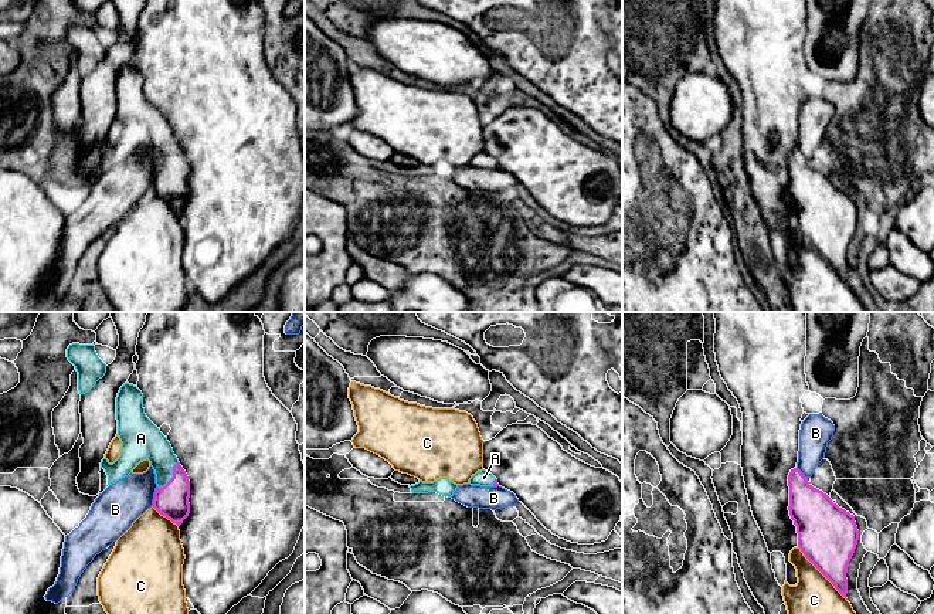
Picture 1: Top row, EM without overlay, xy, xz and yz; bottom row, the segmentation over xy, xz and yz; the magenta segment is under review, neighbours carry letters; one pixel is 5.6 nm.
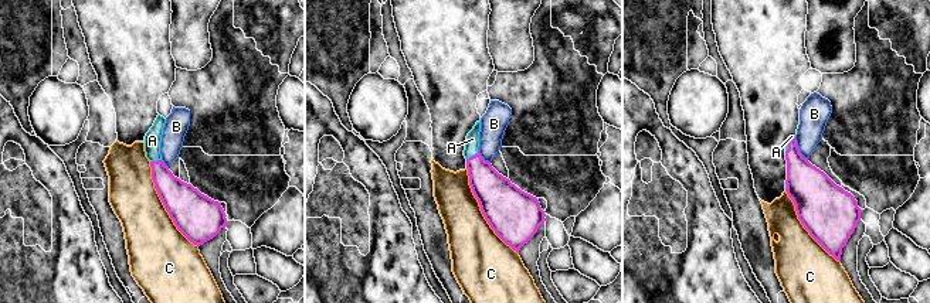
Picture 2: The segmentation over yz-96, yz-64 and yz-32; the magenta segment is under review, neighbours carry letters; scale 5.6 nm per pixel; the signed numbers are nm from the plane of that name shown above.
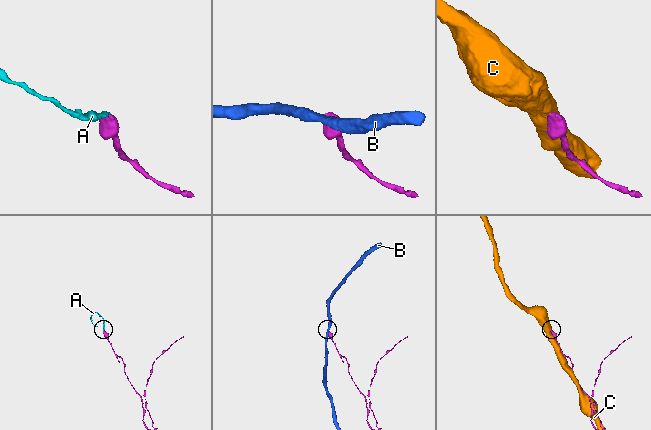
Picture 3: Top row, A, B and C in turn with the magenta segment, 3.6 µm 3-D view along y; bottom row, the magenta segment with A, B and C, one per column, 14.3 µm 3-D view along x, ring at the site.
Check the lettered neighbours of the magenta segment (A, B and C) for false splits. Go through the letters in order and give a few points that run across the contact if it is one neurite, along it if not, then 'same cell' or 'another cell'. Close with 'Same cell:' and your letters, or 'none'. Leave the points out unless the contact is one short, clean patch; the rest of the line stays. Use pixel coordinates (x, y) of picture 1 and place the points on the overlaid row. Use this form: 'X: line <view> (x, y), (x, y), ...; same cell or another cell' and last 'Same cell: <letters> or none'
A: line xy (172, 501), (173, 475), (163, 460), (145, 441); same cell
B: line xy (158, 487), (152, 505); another cell
C: another cell
Same cell: A

